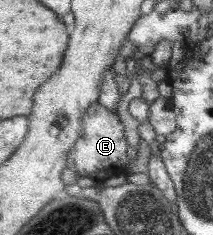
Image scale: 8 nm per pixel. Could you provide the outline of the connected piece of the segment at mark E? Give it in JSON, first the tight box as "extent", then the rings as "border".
{"extent":[67,102,130,182],"border":[[[100,102],[93,103],[83,115],[83,137],[80,137],[67,155],[67,167],[79,176],[90,177],[103,182],[110,177],[127,174],[130,163],[128,141],[124,133],[124,123],[116,112],[104,107]]]}

